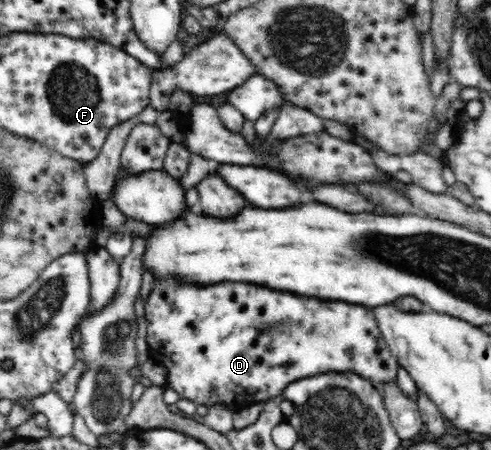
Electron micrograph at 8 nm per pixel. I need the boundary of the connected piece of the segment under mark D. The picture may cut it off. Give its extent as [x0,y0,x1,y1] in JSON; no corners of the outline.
[145,279,400,409]

